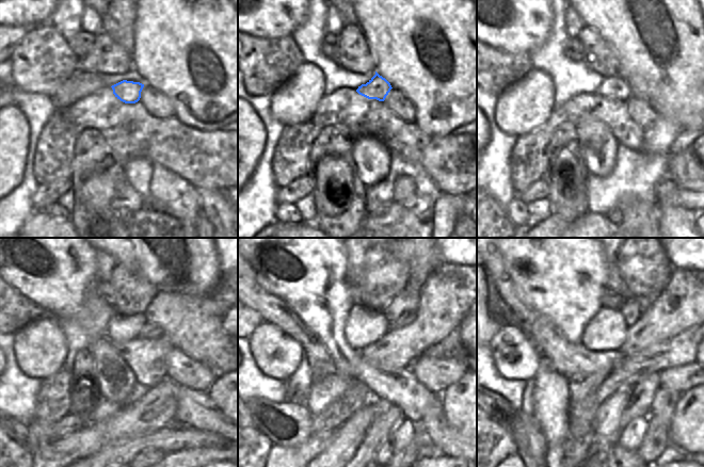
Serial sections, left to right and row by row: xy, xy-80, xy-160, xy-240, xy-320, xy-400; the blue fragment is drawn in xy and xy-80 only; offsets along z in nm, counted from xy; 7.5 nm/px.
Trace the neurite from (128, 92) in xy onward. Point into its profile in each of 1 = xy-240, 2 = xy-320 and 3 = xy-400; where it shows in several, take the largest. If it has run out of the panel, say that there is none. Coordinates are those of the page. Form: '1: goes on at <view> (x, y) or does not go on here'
1: goes on at xy-240 (173, 316)
2: goes on at xy-320 (408, 301)
3: goes on at xy-400 (632, 309)

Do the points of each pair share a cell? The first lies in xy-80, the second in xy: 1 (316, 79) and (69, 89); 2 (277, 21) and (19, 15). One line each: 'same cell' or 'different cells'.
1: same cell
2: same cell

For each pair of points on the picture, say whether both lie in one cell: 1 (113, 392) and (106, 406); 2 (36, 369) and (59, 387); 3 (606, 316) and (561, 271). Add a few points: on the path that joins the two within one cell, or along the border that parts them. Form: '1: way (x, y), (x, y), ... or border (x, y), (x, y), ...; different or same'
1: border (101, 396), (117, 404), (126, 403); different
2: border (61, 367), (41, 381); different
3: border (602, 306), (584, 328); different

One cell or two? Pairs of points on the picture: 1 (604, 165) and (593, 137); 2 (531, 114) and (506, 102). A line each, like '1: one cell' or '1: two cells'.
1: one cell
2: one cell

